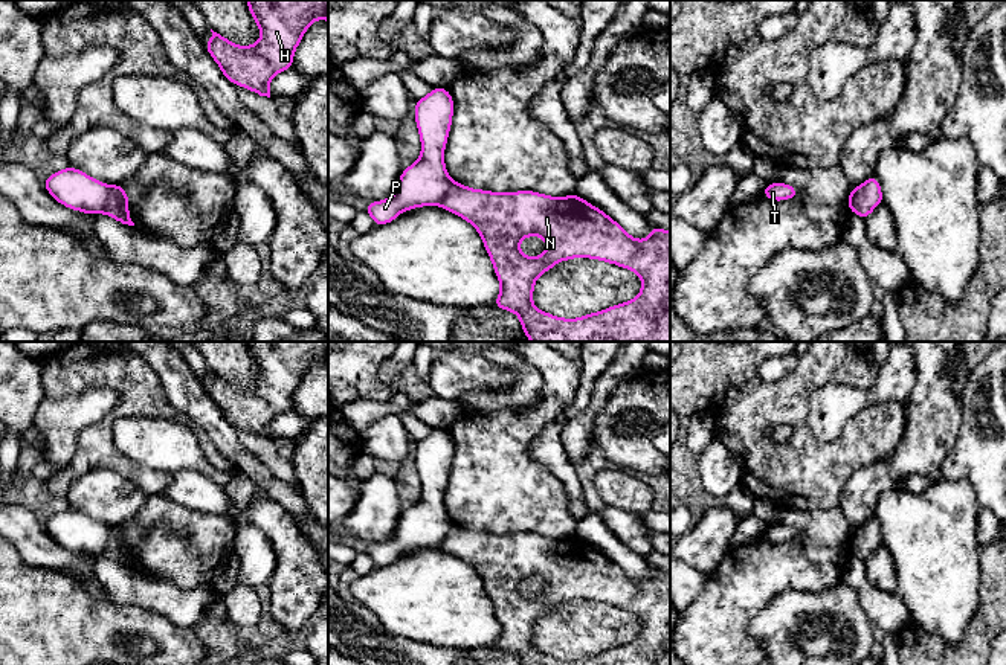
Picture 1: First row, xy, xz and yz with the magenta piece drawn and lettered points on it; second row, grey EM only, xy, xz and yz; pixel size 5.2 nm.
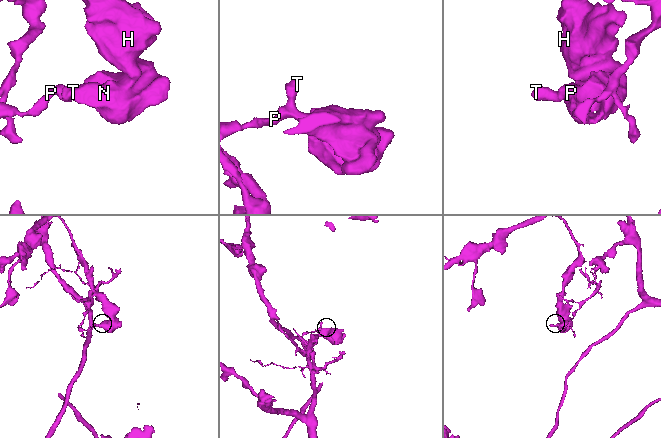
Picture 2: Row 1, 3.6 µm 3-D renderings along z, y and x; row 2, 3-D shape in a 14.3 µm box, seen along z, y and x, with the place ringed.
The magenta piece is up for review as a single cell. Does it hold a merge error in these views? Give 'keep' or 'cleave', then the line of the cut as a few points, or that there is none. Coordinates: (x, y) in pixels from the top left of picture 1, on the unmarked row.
cleave; cut xy (109, 528), (104, 552)

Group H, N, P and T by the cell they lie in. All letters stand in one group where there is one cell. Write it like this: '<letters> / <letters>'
H N / P T

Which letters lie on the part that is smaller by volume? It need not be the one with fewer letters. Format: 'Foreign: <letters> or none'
Foreign: P, T

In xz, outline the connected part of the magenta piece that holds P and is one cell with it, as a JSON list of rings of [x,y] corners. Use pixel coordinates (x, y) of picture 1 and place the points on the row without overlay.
[[[434,429],[427,438],[417,441],[414,455],[421,480],[420,500],[403,511],[391,540],[368,543],[365,554],[376,567],[394,563],[403,552],[438,548],[453,525],[444,508],[444,488],[453,458],[449,432]]]

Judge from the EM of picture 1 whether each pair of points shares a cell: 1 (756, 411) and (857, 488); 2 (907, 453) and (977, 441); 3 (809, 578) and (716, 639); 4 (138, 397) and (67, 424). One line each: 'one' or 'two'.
1: two
2: two
3: one
4: two

